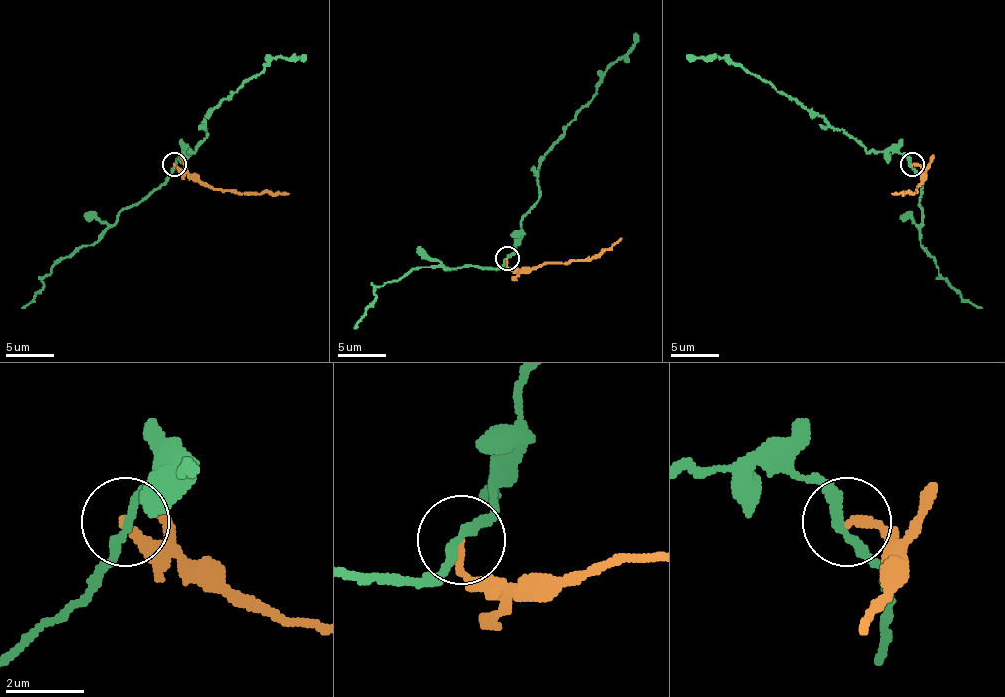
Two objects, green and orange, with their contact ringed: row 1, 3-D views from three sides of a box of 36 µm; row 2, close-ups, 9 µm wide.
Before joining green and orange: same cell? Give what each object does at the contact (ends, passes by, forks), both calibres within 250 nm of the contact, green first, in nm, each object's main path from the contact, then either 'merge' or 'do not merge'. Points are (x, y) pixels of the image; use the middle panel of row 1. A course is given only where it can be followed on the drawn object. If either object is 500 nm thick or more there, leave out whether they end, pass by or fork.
green passes by | orange ends | 220/220 nm | green via (506, 258), (518, 243), (521, 219), (538, 200), (540, 159), (593, 96), (605, 72), (627, 53), (636, 33) | orange via (506, 258), (509, 267), (598, 258), (622, 238) | do not merge

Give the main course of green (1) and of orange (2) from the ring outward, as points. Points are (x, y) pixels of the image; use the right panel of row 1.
1: (911, 165), (897, 150), (873, 150), (822, 117), (812, 117), (750, 71), (726, 59), (687, 54)
2: (911, 165), (921, 167), (921, 182), (916, 191), (892, 194)

